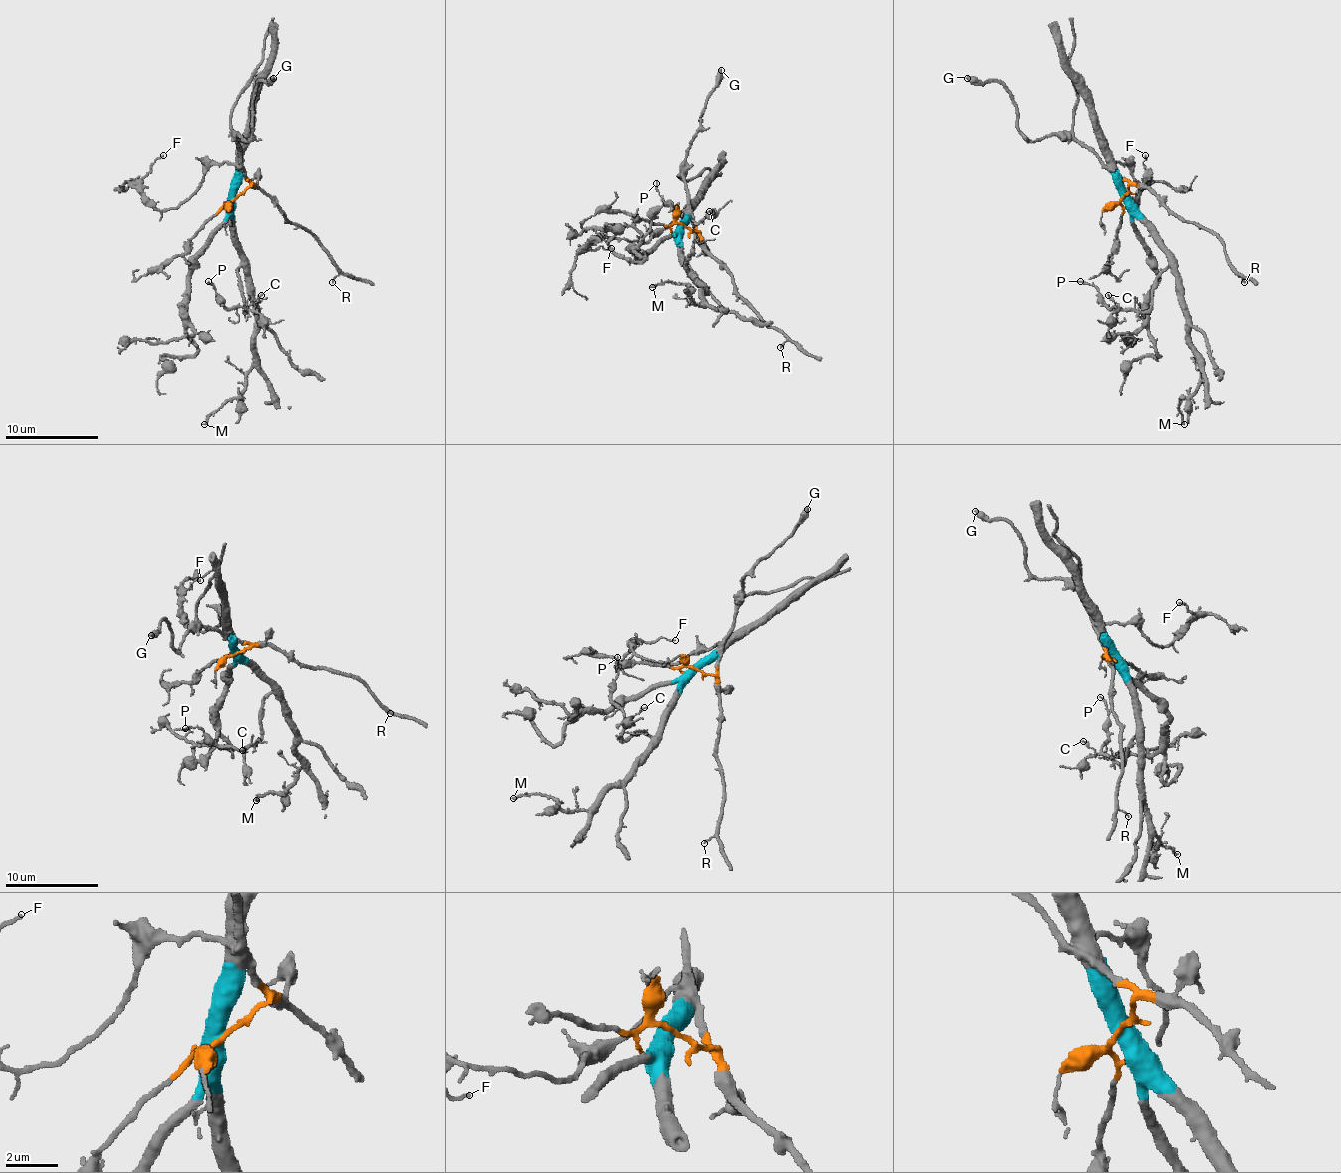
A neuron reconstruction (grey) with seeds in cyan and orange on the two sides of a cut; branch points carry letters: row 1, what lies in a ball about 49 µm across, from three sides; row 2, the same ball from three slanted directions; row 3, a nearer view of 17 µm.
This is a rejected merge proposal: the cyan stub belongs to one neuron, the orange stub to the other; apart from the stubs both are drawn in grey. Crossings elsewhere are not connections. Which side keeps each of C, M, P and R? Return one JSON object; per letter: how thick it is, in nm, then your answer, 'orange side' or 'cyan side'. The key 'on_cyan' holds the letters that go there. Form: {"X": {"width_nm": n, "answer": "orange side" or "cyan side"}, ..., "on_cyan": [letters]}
{"C": {"width_nm": 130, "answer": "cyan side"}, "M": {"width_nm": 190, "answer": "cyan side"}, "P": {"width_nm": 130, "answer": "cyan side"}, "R": {"width_nm": 110, "answer": "orange side"}, "on_cyan": ["C", "M", "P"]}

